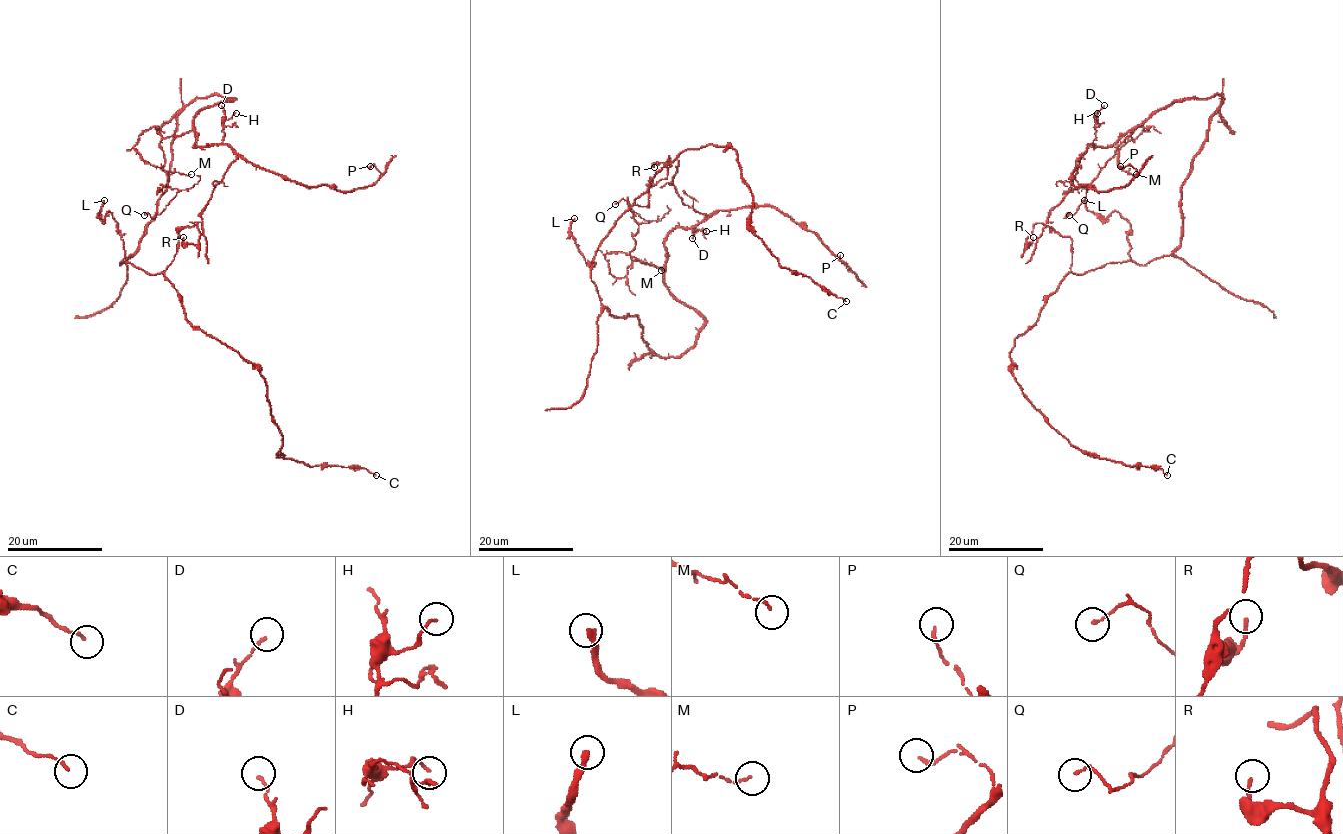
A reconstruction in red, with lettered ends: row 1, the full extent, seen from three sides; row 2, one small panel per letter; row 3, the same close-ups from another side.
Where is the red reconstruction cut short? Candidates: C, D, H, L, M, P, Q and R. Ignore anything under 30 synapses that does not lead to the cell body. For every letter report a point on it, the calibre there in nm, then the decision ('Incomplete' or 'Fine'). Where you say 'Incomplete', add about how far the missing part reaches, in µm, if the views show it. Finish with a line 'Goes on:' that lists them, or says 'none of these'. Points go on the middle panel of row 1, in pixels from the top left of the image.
C: Place: (846, 301). Thickness 110 nm. Fine
D: Place: (692, 238). Thickness 110 nm. Fine
H: Place: (706, 231). Thickness 100 nm. Fine
L: Place: (574, 218). Thickness 240 nm. Incomplete. Missing length about 40 µm
M: Place: (661, 270). Thickness 100 nm. Fine
P: Place: (840, 255). Thickness 150 nm. Fine
Q: Place: (615, 204). Thickness 120 nm. Fine
R: Place: (654, 167). Thickness 150 nm. Fine
Goes on: L

